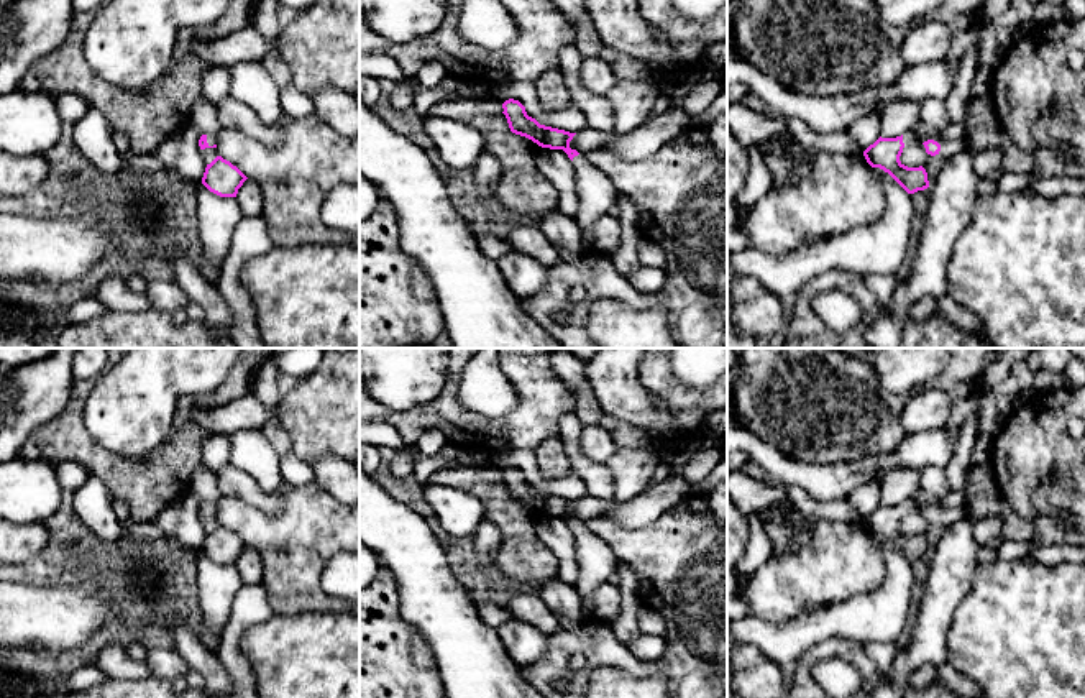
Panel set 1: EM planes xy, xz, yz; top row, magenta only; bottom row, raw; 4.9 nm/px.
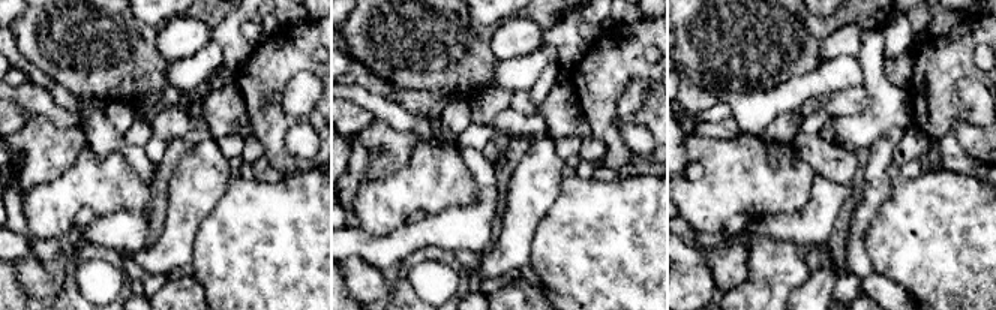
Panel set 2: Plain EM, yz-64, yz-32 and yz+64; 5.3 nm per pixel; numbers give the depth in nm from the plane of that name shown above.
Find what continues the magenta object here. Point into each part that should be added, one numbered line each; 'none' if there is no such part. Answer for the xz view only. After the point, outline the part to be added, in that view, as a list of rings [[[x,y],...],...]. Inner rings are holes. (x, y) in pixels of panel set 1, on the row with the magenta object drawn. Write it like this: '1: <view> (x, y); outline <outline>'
1: xz (596, 194); outline [[[583,154],[573,158],[573,166],[576,169],[576,197],[578,197],[578,212],[575,220],[581,230],[581,240],[584,246],[593,246],[593,225],[594,222],[606,215],[609,209],[617,200],[616,186]]]

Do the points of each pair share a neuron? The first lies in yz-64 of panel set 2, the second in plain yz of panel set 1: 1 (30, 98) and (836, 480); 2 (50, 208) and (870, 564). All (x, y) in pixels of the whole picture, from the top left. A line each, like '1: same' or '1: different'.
1: different
2: same

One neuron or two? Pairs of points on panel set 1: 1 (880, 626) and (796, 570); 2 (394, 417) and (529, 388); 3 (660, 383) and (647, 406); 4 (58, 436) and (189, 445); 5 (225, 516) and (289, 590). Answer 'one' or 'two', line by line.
1: two
2: one
3: two
4: one
5: one

